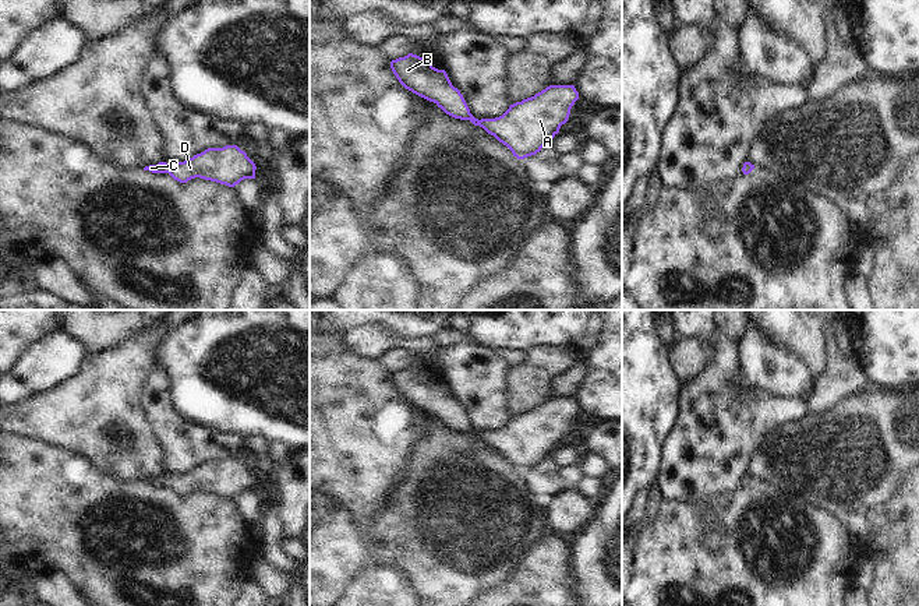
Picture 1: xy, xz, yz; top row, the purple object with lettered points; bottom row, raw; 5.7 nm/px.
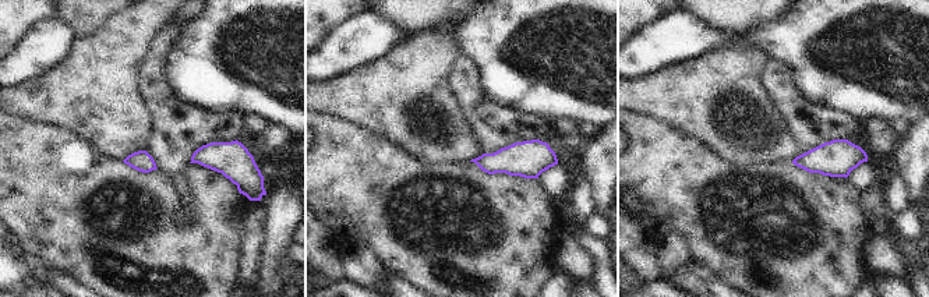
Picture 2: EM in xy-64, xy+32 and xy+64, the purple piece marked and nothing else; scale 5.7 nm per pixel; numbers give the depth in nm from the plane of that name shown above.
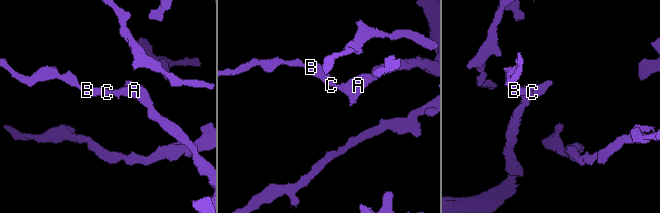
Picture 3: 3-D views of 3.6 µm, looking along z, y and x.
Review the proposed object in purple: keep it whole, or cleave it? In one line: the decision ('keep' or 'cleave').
keep

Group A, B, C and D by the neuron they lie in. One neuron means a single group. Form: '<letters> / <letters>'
A B C D

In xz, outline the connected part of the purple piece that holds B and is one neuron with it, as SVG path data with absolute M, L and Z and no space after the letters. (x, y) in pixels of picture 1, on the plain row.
M413 366L392 373L390 381L406 402L434 415L455 431L470 433L483 440L517 472L536 468L551 455L579 412L575 398L549 398L534 409L510 417L499 430L478 433L470 426L463 408L452 398L445 383L435 381Z

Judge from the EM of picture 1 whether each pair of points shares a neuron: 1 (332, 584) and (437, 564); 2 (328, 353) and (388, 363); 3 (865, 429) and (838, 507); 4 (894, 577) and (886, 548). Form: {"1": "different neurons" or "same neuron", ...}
{"1": "same neuron", "2": "different neurons", "3": "same neuron", "4": "same neuron"}

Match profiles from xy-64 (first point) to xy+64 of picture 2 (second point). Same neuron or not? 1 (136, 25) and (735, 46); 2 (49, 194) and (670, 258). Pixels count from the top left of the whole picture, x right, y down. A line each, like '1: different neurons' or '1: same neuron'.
1: same neuron
2: different neurons

